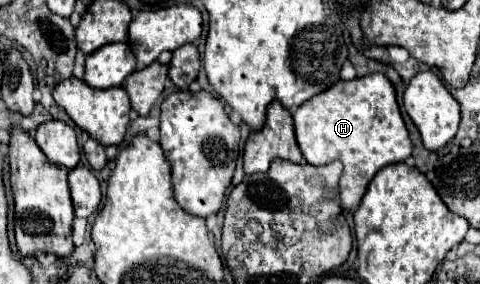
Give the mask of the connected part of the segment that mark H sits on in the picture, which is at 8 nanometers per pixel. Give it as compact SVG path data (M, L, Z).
M367 74L349 82L339 80L319 96L307 100L307 104L301 104L293 120L297 144L309 164L321 166L333 160L343 164L339 192L345 210L359 206L367 184L383 166L403 162L413 150L393 84L385 74Z

